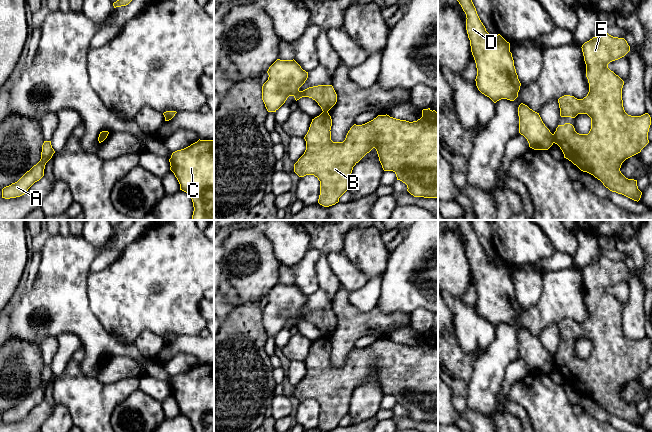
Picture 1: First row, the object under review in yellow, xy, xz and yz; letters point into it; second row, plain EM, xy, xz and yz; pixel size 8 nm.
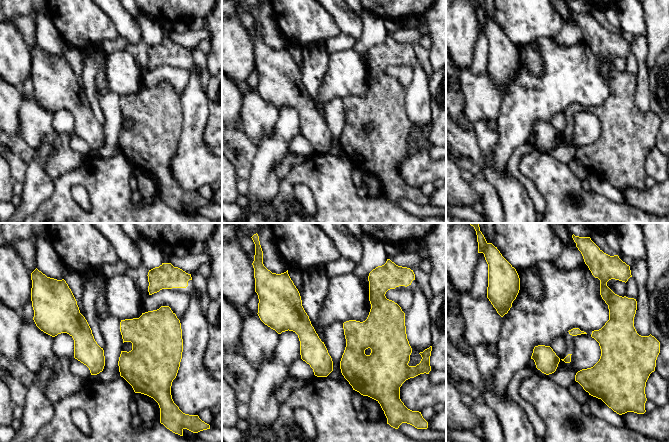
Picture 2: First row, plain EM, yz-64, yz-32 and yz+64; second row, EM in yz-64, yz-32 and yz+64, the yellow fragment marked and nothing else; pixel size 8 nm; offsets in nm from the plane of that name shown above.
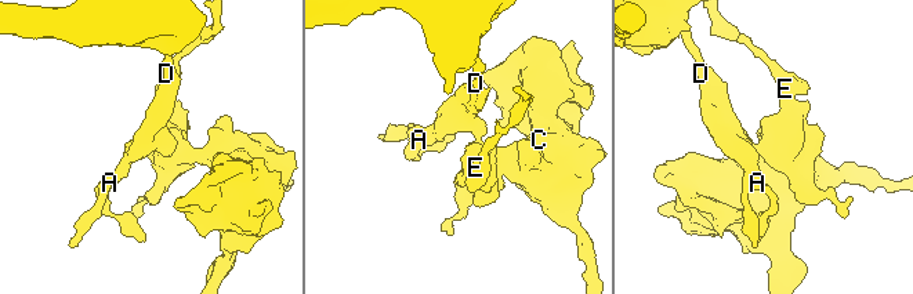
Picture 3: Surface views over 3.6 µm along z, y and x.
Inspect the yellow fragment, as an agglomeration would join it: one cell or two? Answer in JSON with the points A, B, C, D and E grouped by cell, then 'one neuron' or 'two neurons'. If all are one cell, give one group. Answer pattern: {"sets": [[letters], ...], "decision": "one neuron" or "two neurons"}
{"sets": [["A", "D"], ["B", "C", "E"]], "decision": "two neurons"}

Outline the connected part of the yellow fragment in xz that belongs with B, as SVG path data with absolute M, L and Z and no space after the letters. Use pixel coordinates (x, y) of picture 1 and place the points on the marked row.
M423 109L422 117L409 122L389 115L378 115L373 120L362 124L354 124L348 131L343 142L331 140L332 119L328 112L322 112L312 119L309 130L305 135L306 150L294 164L294 172L299 177L314 175L320 181L320 195L318 203L324 207L335 205L339 198L350 188L350 178L353 167L373 148L376 149L379 161L384 171L393 171L397 180L407 185L407 191L414 197L438 198L438 112Z

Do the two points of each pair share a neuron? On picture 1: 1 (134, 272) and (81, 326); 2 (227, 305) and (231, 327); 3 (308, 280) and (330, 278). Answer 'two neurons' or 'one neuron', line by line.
1: two neurons
2: two neurons
3: two neurons

